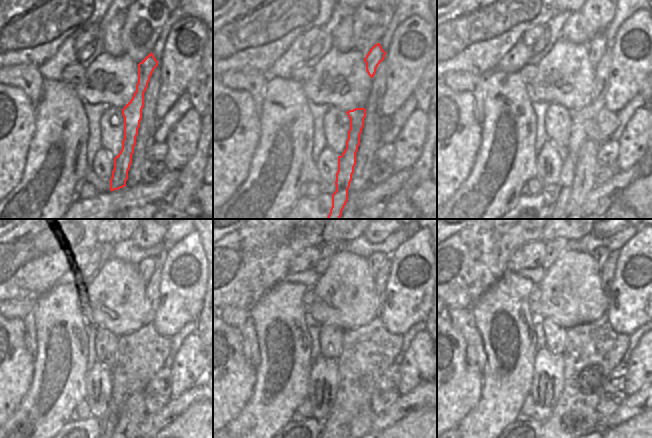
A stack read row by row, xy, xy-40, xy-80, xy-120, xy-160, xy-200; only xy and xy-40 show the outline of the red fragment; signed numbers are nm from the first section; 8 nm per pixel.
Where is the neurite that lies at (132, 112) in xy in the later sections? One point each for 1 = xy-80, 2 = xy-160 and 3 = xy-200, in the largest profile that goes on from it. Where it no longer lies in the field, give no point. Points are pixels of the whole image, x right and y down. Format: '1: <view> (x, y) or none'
1: xy-80 (568, 160)
2: xy-160 (375, 260)
3: xy-200 (600, 255)

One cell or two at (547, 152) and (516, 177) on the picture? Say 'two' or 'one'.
two

